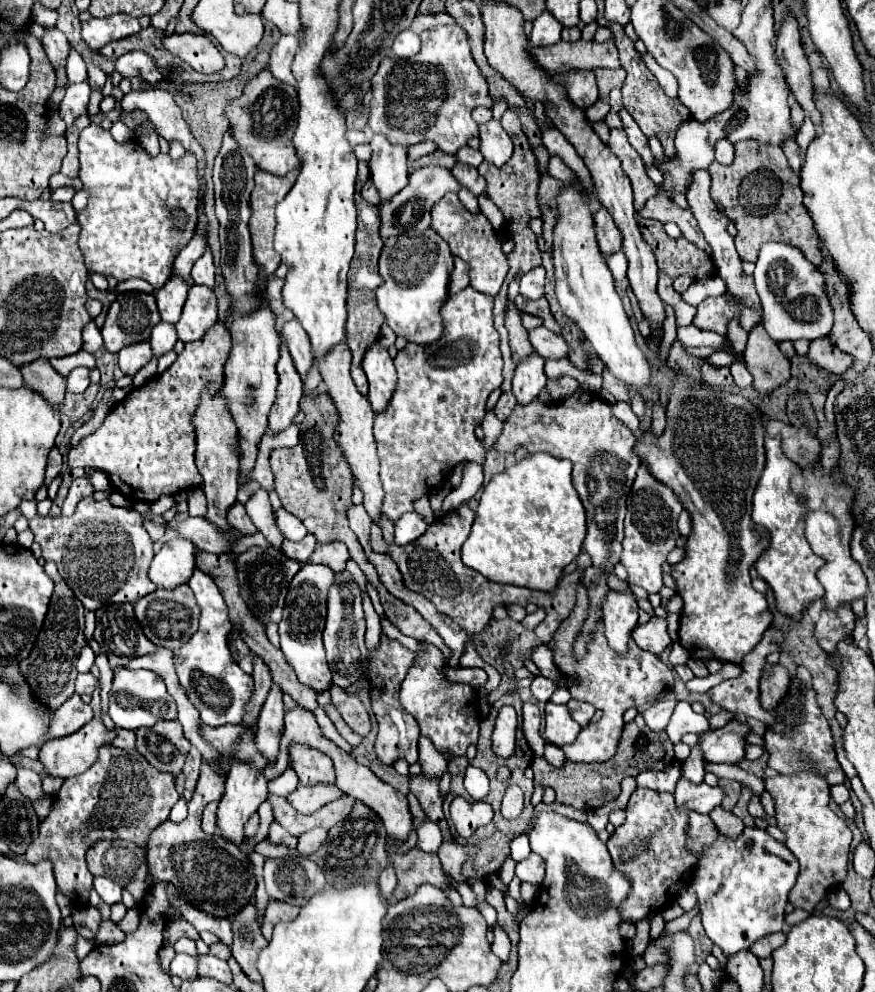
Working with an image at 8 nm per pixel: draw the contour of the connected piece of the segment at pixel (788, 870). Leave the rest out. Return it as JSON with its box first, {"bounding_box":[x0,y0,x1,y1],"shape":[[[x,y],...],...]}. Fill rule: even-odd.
{"bounding_box":[692,827,798,957],"shape":[[[746,827],[736,841],[720,835],[718,841],[706,849],[704,857],[696,865],[692,887],[698,895],[700,917],[706,935],[714,945],[722,949],[724,957],[734,957],[738,951],[750,949],[750,945],[756,943],[758,939],[784,929],[784,907],[788,901],[788,893],[796,883],[796,877],[798,859],[794,859],[794,853],[784,843],[772,839],[766,831],[758,827]]]}

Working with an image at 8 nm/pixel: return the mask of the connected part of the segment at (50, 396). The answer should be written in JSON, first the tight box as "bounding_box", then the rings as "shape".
{"bounding_box":[20,359,66,407],"shape":[[[36,359],[20,367],[24,383],[42,393],[54,407],[60,407],[66,393],[66,379],[50,365],[48,359]]]}

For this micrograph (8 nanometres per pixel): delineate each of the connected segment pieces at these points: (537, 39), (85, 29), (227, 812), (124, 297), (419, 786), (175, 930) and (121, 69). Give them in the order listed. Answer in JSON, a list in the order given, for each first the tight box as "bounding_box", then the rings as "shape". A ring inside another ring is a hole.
[{"bounding_box":[530,11,562,47],"shape":[[[544,11],[538,19],[534,19],[530,45],[532,47],[554,45],[560,41],[560,31],[562,31],[562,25],[550,15],[550,11]]]},{"bounding_box":[82,15,140,49],"shape":[[[112,15],[106,19],[90,19],[82,23],[82,39],[92,49],[102,49],[106,43],[114,39],[122,39],[126,35],[136,35],[140,31],[138,19],[130,15]]]},{"bounding_box":[218,761,270,845],"shape":[[[234,761],[228,777],[226,777],[226,791],[222,795],[222,801],[218,805],[218,827],[220,833],[230,839],[232,843],[240,845],[244,839],[244,823],[250,819],[250,815],[260,807],[262,801],[266,801],[268,797],[268,783],[270,779],[266,779],[264,771],[258,771],[254,767],[254,763],[242,763],[242,761]]]},{"bounding_box":[102,293,160,353],"shape":[[[120,293],[110,305],[106,323],[102,327],[104,347],[118,353],[126,345],[150,339],[152,327],[160,323],[160,313],[154,295],[146,293]]]},{"bounding_box":[410,775,452,839],"shape":[[[412,775],[410,777],[410,791],[416,793],[416,797],[418,797],[422,809],[426,811],[426,815],[434,823],[438,823],[444,839],[452,839],[448,823],[444,819],[444,811],[442,811],[444,795],[442,795],[438,785],[440,785],[440,777],[426,777],[426,775]]]},{"bounding_box":[164,917,198,945],"shape":[[[182,917],[172,919],[170,923],[166,923],[166,931],[164,931],[164,945],[174,945],[176,939],[180,937],[188,937],[188,939],[198,939],[196,929]]]},{"bounding_box":[116,51,162,85],"shape":[[[130,51],[122,55],[116,61],[116,71],[128,79],[142,77],[150,85],[156,85],[162,79],[162,73],[158,71],[154,59],[150,59],[150,55],[146,55],[144,51]]]}]

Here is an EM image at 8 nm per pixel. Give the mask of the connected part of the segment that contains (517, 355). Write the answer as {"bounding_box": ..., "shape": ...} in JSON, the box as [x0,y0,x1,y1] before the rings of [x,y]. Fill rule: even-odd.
{"bounding_box":[506,303,534,363],"shape":[[[508,303],[508,307],[506,307],[506,327],[508,327],[508,333],[510,333],[512,359],[518,363],[518,361],[526,359],[526,355],[532,355],[534,349],[528,341],[528,331],[522,327],[520,311],[516,309],[514,303]]]}

